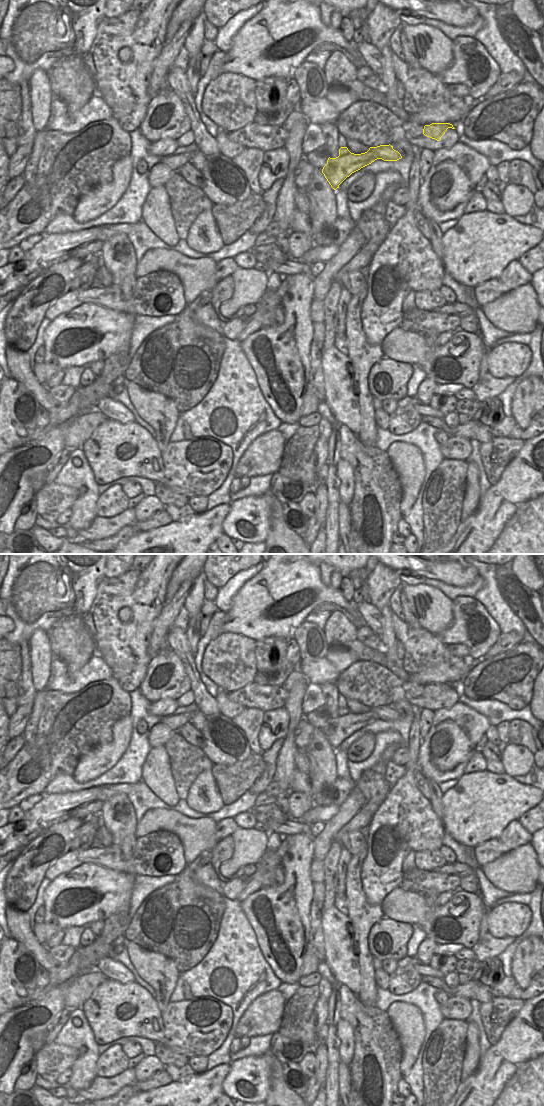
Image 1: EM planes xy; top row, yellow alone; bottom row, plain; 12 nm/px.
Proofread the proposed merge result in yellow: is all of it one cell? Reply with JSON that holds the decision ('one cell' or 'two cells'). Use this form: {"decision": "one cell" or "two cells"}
{"decision": "two cells"}

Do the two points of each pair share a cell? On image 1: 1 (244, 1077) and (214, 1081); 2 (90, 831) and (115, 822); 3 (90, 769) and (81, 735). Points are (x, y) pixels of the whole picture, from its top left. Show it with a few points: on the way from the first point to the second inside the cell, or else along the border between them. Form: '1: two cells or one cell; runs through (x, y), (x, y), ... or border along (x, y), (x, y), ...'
1: two cells; border along (231, 1063), (231, 1069), (222, 1084), (223, 1093)
2: two cells; border along (98, 814), (102, 823)
3: two cells; border along (108, 742), (100, 742), (86, 751), (74, 771)

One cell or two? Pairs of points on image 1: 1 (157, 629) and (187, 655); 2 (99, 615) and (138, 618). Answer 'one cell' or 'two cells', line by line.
1: two cells
2: one cell

